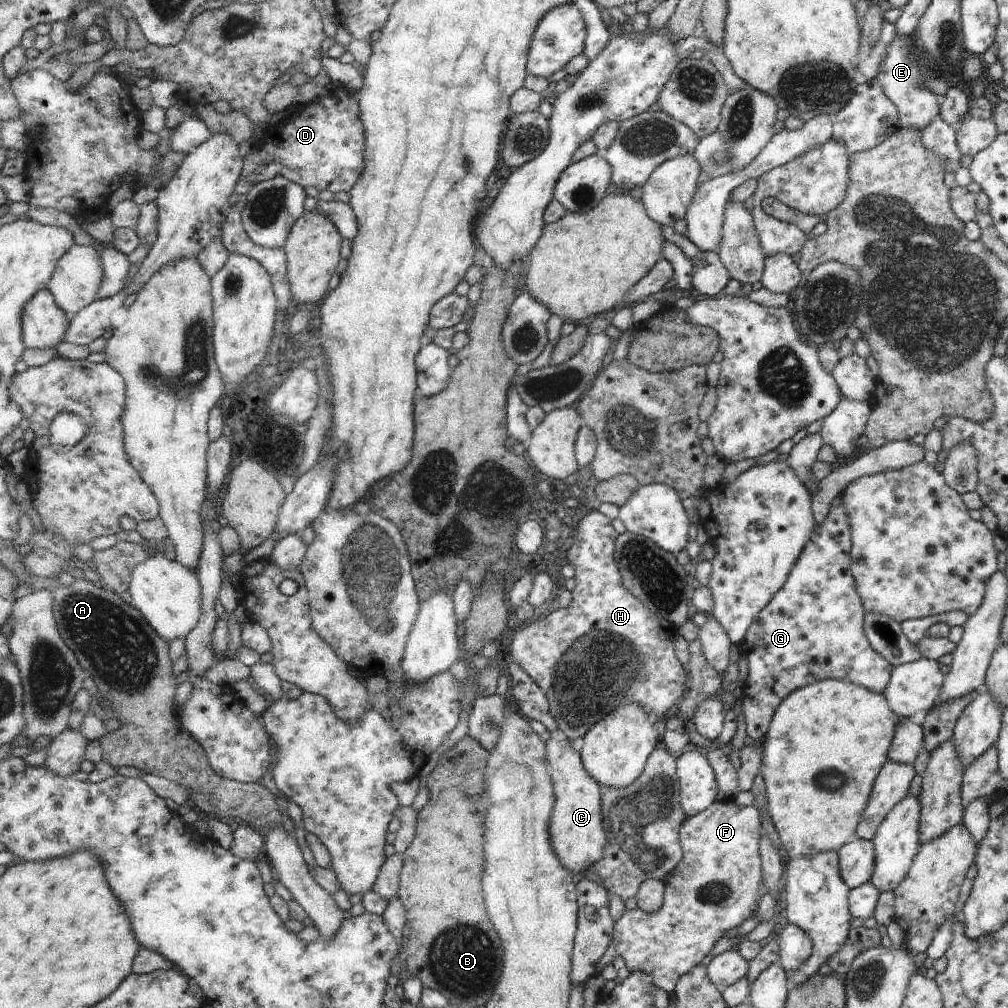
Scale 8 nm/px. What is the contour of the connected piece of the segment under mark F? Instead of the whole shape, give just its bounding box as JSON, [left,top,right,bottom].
[614,799,763,994]

